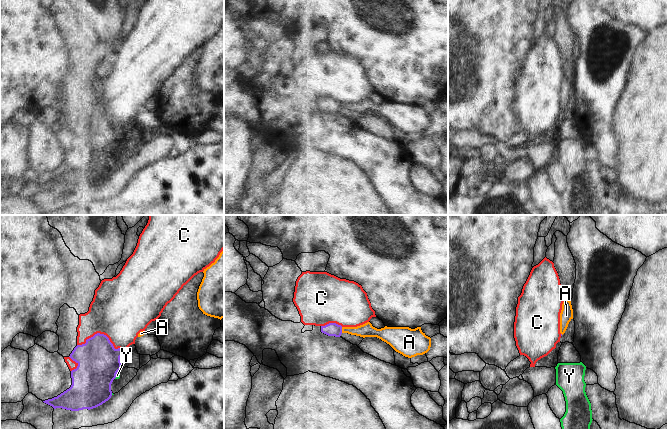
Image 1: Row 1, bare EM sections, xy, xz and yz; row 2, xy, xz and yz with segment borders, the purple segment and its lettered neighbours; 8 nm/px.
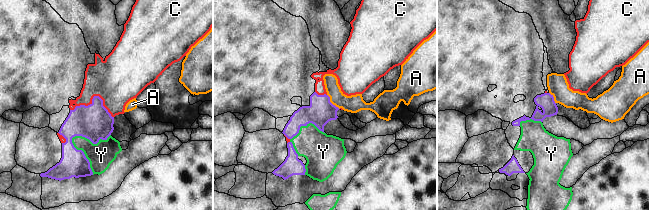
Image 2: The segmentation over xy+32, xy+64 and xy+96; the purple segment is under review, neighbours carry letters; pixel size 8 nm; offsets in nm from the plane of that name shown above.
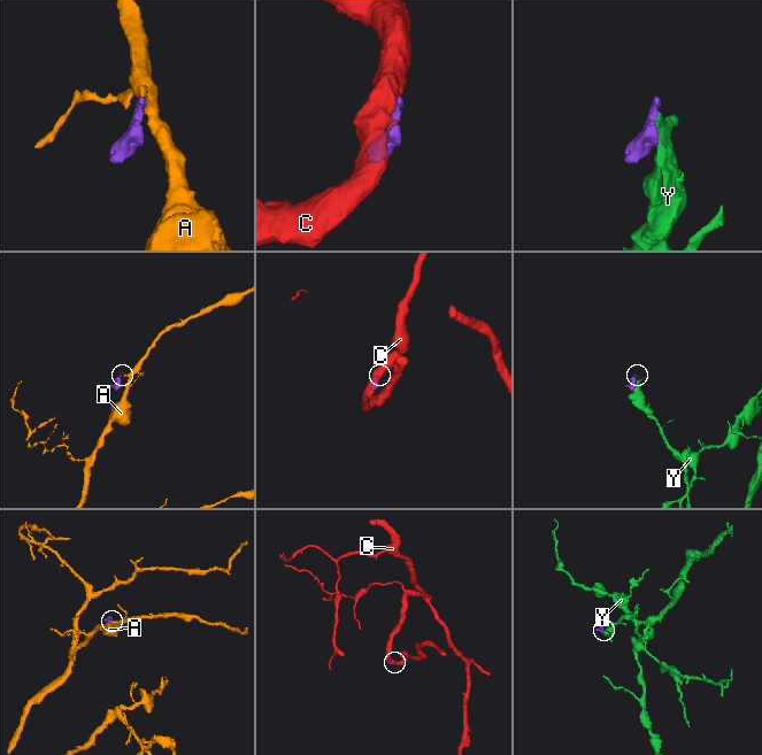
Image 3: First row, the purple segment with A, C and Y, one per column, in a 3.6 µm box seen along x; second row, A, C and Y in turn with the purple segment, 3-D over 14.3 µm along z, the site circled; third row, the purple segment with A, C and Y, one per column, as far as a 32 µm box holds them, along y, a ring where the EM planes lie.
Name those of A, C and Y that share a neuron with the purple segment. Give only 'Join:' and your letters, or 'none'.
Join: none

